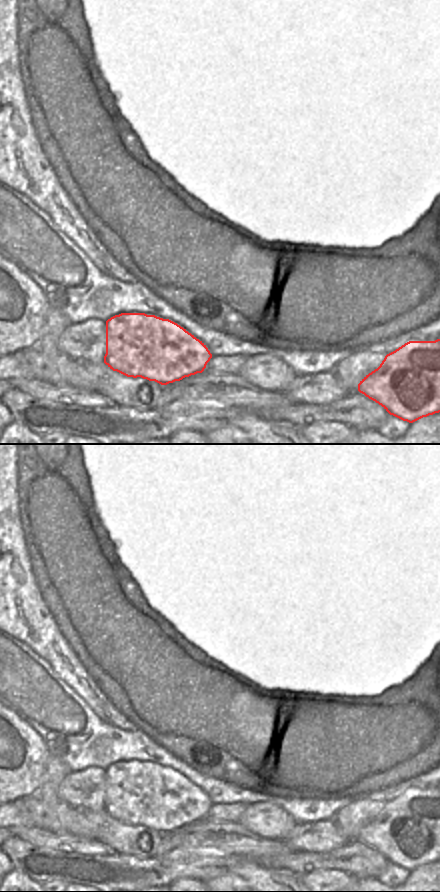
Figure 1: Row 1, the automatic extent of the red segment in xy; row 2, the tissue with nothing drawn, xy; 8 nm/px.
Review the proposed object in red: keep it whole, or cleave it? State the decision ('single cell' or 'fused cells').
fused cells

